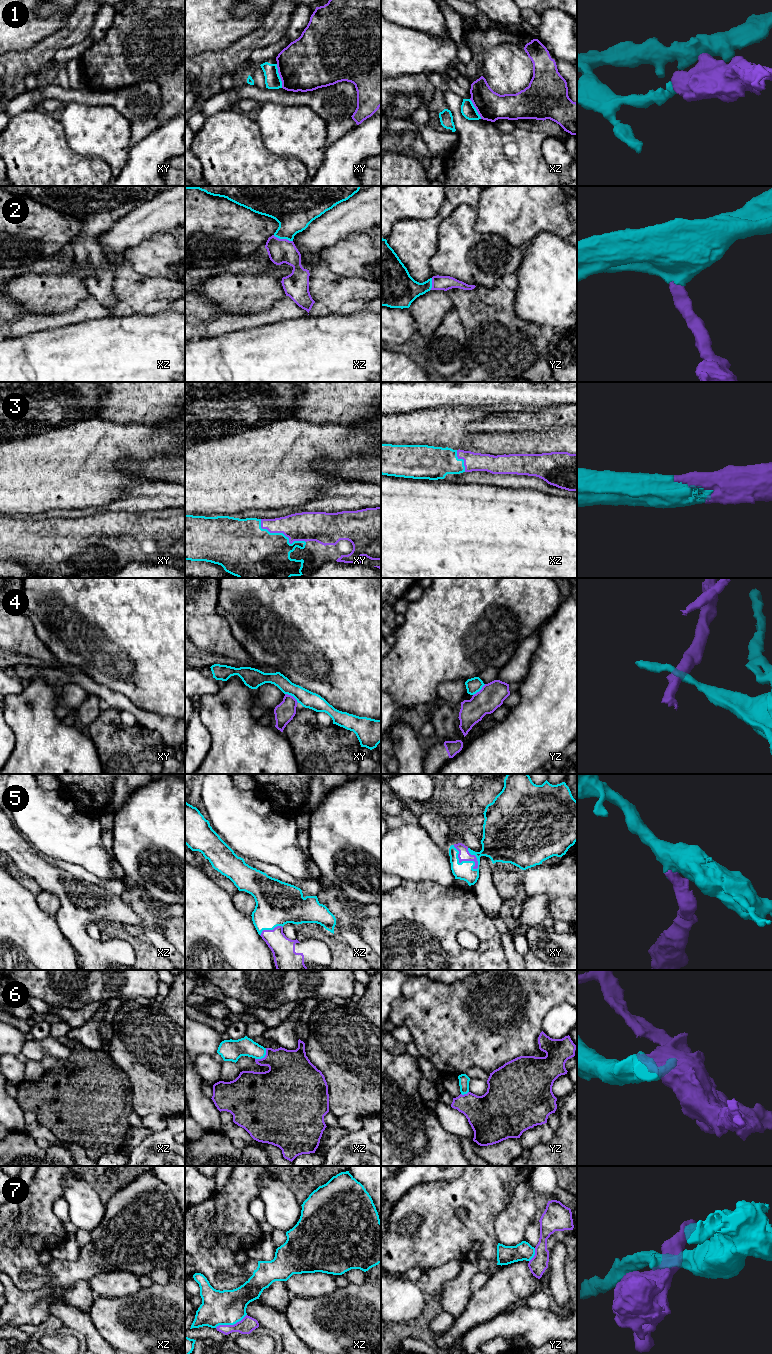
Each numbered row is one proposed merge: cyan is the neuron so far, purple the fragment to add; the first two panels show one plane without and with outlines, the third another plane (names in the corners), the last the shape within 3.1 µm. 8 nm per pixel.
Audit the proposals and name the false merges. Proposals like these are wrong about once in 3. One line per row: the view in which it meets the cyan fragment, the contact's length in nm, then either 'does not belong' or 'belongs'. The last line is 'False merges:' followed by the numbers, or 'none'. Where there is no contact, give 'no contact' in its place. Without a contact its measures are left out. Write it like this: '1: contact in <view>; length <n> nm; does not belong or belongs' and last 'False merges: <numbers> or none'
1: contact in xy; length 200 nm; does not belong
2: contact in xz; length 170 nm; belongs
3: contact in xy; length 420 nm; belongs
4: contact in xy; length 130 nm; does not belong
5: contact in xy; length 280 nm; belongs
6: contact in xz; length 130 nm; does not belong
7: contact in xz; length 280 nm; does not belong
False merges: 1, 4, 6, 7

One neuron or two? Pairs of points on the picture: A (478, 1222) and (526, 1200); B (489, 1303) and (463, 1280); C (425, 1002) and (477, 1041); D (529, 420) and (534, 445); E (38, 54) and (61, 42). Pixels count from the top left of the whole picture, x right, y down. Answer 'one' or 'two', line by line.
A: two
B: two
C: one
D: two
E: one

